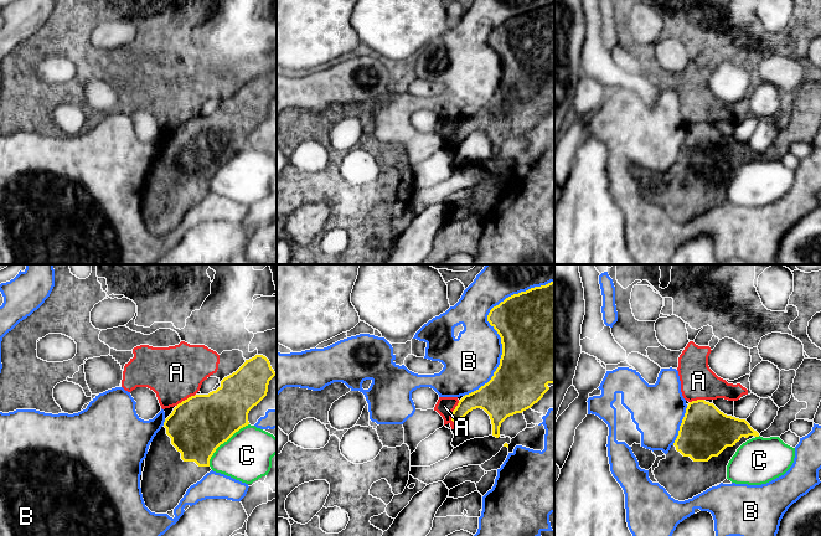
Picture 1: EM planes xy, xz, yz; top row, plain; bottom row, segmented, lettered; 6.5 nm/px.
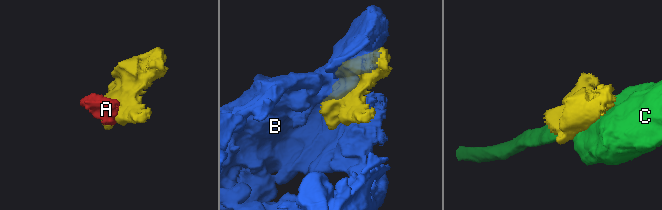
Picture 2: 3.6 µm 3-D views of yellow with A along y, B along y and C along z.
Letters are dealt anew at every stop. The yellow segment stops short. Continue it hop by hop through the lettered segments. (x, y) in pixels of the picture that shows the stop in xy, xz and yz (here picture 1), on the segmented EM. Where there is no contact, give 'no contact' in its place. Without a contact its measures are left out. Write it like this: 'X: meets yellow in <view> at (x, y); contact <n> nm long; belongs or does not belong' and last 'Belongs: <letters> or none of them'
A: meets yellow in xz at (453, 412); contact 160 nm long; does not belong
B: meets yellow in xz at (491, 325); contact 950 nm long; does not belong
C: meets yellow in xy at (223, 442); contact 380 nm long; does not belong
Belongs: none of them

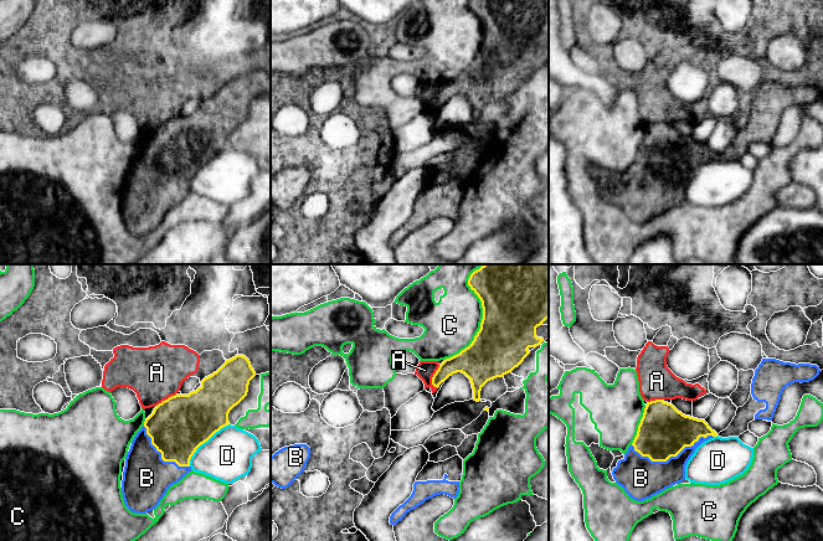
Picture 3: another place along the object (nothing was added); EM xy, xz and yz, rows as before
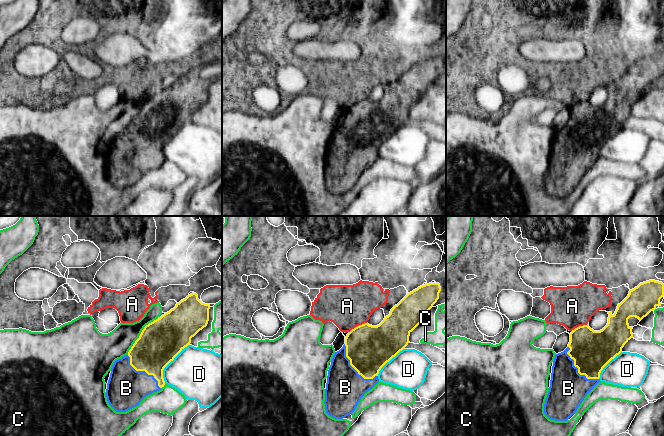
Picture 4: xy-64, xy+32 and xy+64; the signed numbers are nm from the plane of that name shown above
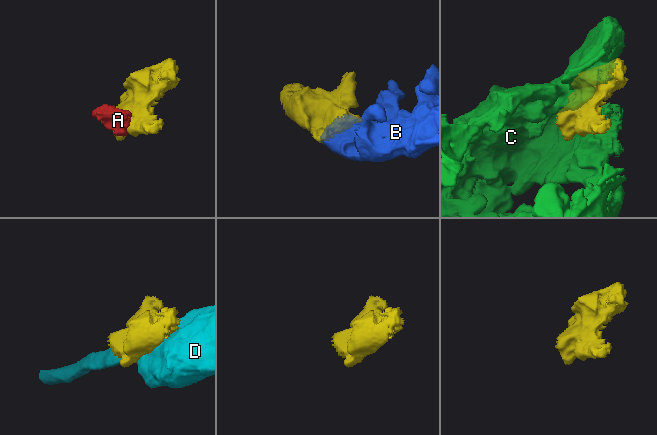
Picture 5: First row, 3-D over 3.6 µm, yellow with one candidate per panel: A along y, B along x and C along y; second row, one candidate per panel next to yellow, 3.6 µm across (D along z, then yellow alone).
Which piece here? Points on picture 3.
A: meets yellow in xz at (433, 376); contact 160 nm long; does not belong
B: meets yellow in yz at (672, 456); contact 550 nm long; belongs
C: meets yellow in xz at (483, 315); contact 700 nm long; does not belong
D: meets yellow in xy at (204, 442); contact 380 nm long; does not belong
Belongs: B

